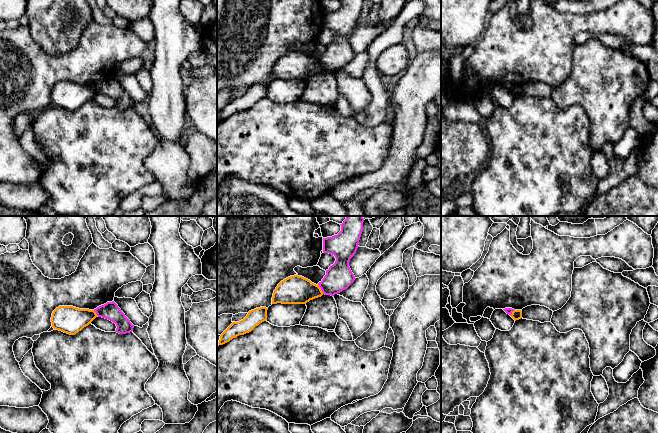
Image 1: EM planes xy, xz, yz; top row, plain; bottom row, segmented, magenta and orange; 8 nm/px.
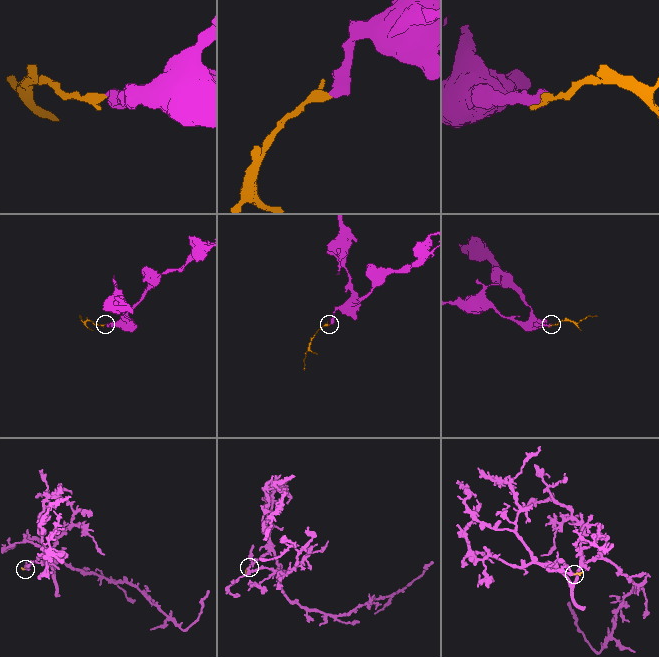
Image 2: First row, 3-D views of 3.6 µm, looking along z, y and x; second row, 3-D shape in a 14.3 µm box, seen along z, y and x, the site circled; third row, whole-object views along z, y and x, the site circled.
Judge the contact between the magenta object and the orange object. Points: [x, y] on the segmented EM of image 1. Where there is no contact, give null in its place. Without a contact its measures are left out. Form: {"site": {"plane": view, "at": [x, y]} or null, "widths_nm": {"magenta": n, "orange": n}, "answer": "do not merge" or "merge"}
{"site": {"plane": "xz", "at": [321, 289]}, "widths_nm": {"magenta": 220, "orange": 220}, "answer": "do not merge"}

